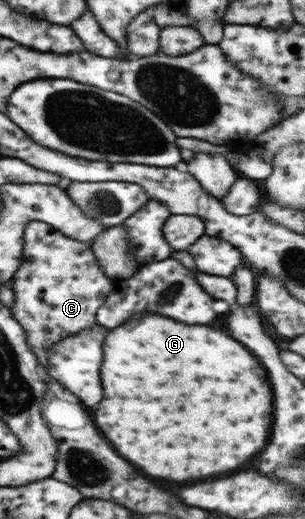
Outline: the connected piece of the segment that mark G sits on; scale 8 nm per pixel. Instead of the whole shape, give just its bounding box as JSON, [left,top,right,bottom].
[95,316,273,482]

